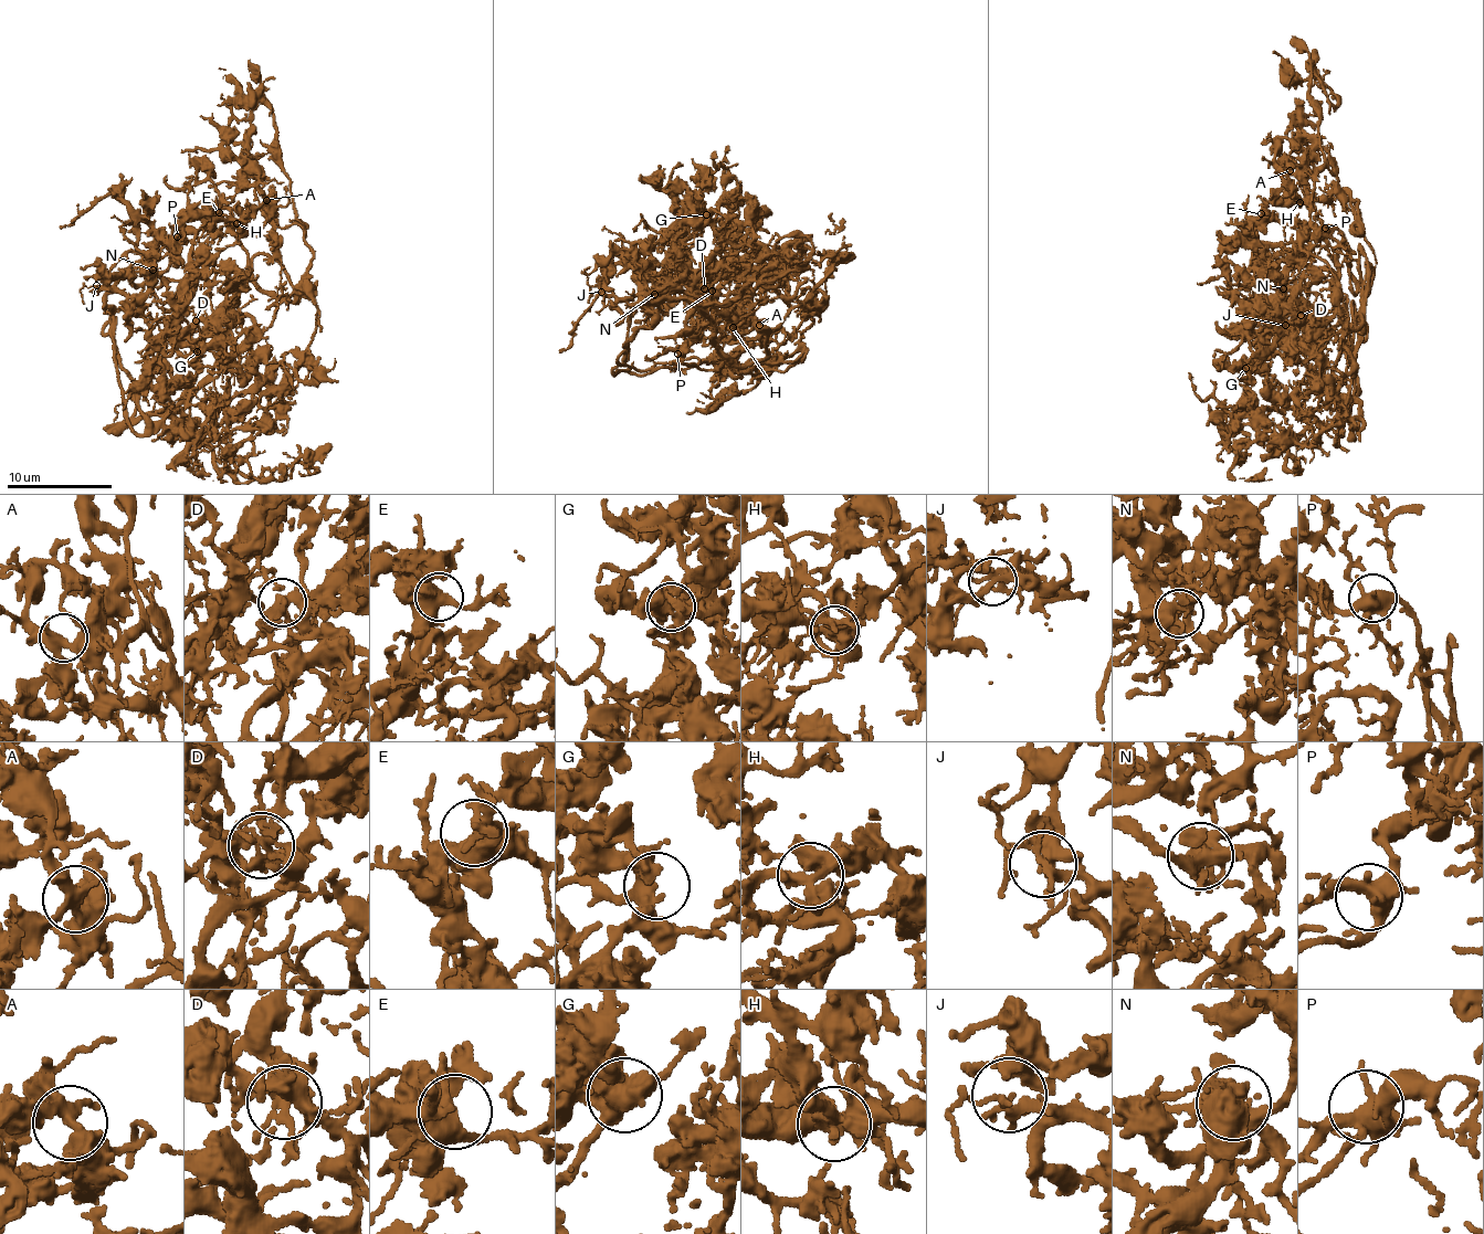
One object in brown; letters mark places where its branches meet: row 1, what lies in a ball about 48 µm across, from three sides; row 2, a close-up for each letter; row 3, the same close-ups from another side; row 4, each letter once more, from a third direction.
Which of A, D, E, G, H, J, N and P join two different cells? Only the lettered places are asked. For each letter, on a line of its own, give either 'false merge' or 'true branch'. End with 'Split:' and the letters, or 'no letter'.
A: true branch
D: true branch
E: true branch
G: true branch
H: true branch
J: true branch
N: true branch
P: true branch
Split: no letter

